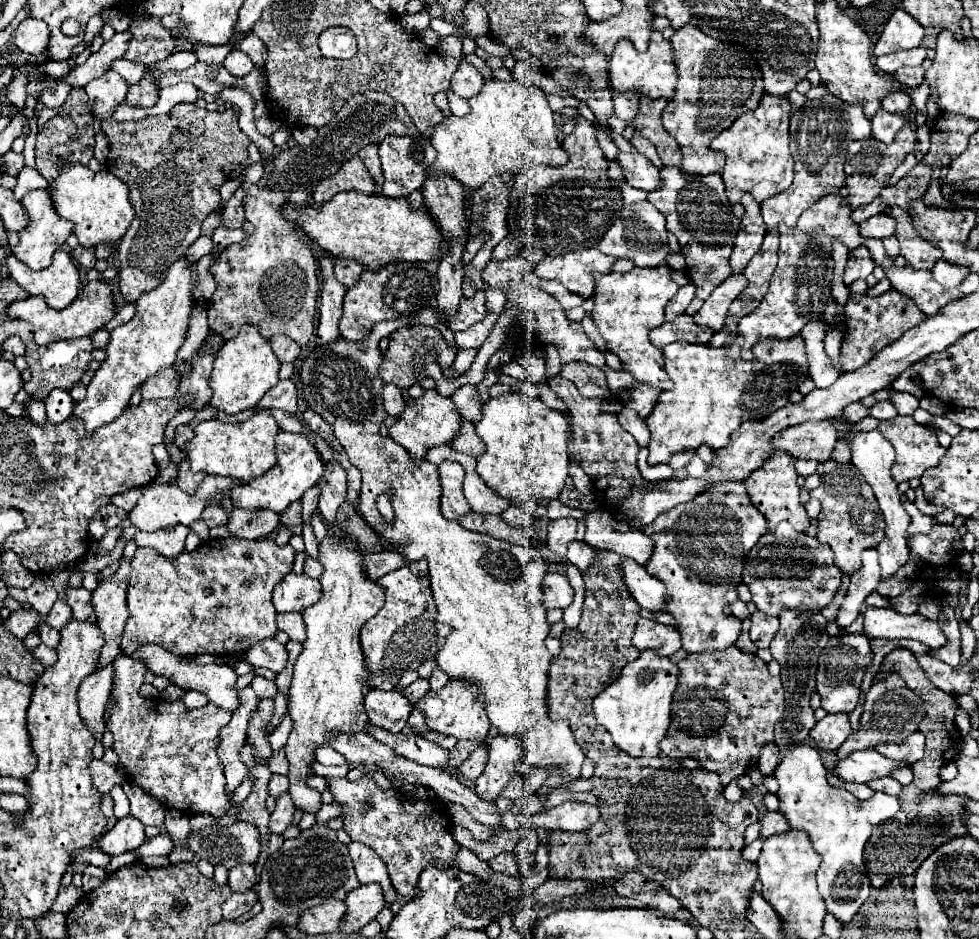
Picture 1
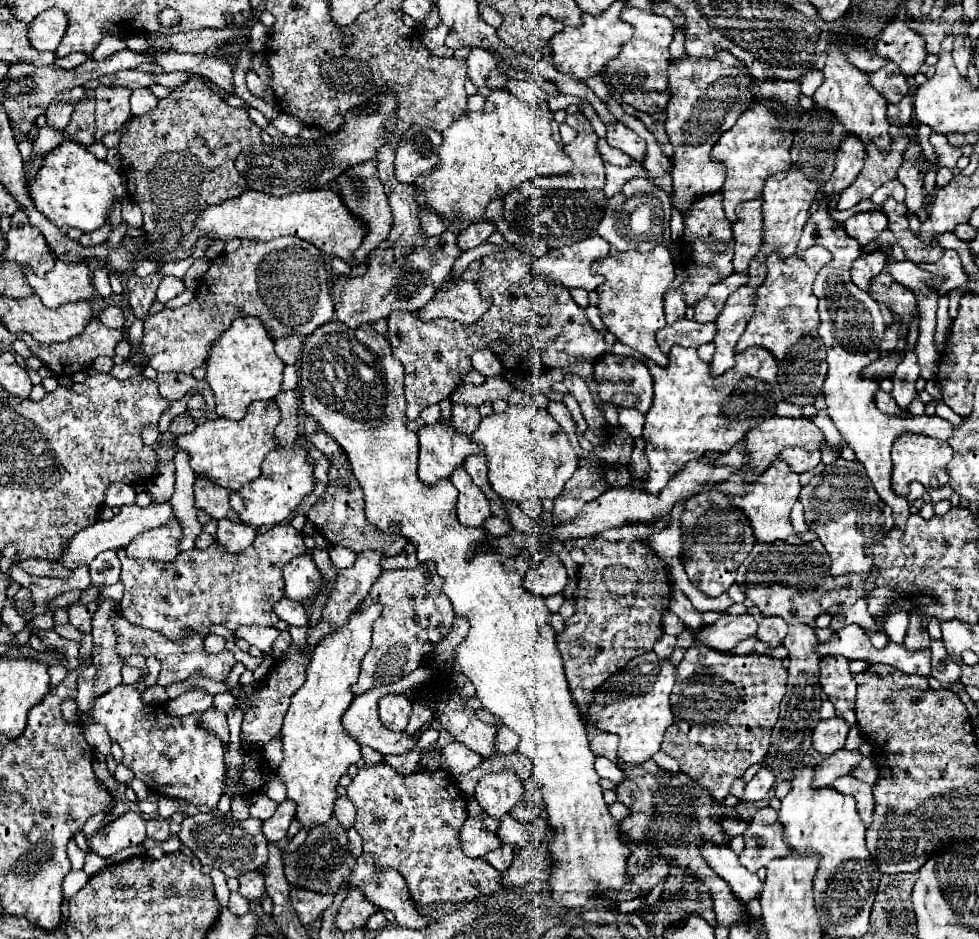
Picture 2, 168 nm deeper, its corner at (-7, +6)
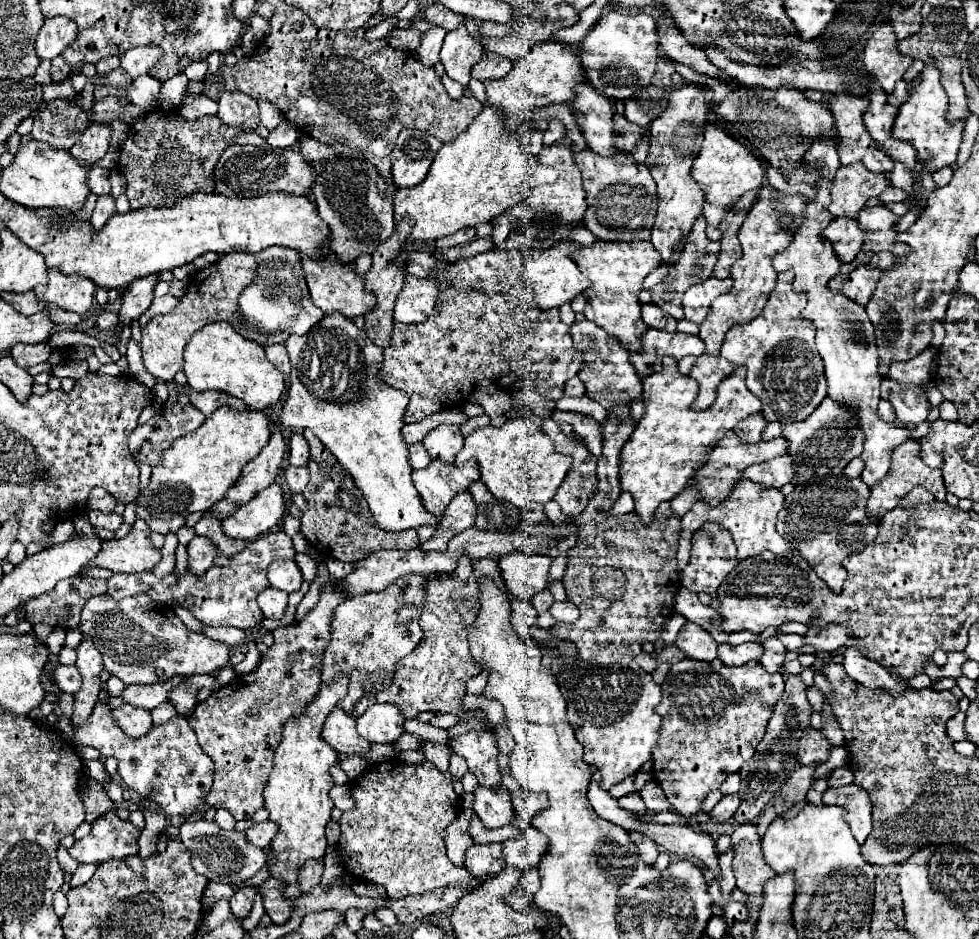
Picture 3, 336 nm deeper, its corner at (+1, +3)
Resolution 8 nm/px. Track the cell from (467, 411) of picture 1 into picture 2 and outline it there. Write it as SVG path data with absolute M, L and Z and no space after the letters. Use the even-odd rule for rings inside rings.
M454 404L452 406L452 420L450 422L452 422L452 428L458 434L470 436L478 428L478 424L480 424L478 408L470 406L470 404Z

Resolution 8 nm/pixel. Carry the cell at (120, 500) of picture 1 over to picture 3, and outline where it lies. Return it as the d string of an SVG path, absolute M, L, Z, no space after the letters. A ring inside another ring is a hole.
M96 487L90 493L90 499L88 499L88 507L104 511L104 513L112 513L114 507L116 507L116 503L118 501L114 501L114 497L110 493L106 493L106 489L102 489L102 487Z

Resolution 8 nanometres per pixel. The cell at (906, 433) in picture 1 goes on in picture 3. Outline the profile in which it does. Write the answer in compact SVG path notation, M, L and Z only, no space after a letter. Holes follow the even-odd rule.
M908 439L906 443L902 443L902 447L896 447L896 449L892 451L890 471L888 471L888 475L882 479L882 483L878 483L878 487L872 487L872 489L870 489L870 499L868 499L868 505L866 505L868 515L870 515L870 517L878 517L878 519L884 517L884 515L886 515L890 509L894 509L894 507L898 505L898 501L900 501L912 487L916 487L916 485L928 487L938 501L944 501L944 497L946 497L947 491L944 481L942 481L942 471L928 467L928 465L922 461L922 457L920 457L920 443L914 441L914 439Z

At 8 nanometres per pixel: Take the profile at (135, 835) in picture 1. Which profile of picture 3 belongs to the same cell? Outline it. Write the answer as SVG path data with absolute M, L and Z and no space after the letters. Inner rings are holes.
M104 813L92 823L90 835L78 839L68 853L78 863L104 863L106 859L124 859L138 853L136 839L140 829L116 813Z

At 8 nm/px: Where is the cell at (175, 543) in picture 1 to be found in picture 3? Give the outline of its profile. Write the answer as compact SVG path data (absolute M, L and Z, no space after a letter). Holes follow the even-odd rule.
M138 519L132 531L124 539L110 539L102 543L102 551L96 555L90 567L104 567L114 573L150 571L160 563L160 551L152 545L152 531L148 523Z

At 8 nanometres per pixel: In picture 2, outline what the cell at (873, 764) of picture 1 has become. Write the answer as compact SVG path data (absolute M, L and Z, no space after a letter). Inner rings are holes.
M838 750L830 756L826 756L820 764L814 766L814 780L812 788L826 788L836 778L846 776L852 772L852 768L862 760L862 754L856 750Z

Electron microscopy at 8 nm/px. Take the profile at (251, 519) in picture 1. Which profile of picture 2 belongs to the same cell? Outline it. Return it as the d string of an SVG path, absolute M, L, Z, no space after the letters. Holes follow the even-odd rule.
M218 520L218 530L216 530L216 542L230 554L238 554L244 548L252 544L256 538L256 530L248 528L246 524L236 524L230 520Z

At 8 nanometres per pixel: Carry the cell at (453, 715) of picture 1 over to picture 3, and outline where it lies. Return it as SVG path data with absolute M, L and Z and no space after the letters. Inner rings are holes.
M492 731L464 733L448 741L452 751L462 755L468 761L468 769L476 775L478 783L484 787L500 785L500 769L496 763L498 747L496 735Z

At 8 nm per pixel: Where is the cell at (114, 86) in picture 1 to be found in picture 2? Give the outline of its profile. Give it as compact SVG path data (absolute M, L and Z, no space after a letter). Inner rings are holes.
M118 86L96 88L96 142L108 132L116 132L130 118L130 90Z

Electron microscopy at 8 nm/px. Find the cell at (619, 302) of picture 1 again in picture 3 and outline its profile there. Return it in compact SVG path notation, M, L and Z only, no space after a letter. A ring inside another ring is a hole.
M598 241L592 247L582 247L580 251L570 253L570 257L580 267L582 275L592 281L592 287L584 291L588 301L584 309L586 319L606 329L608 335L618 339L628 350L638 351L641 348L641 337L648 331L648 325L642 321L642 303L638 299L638 293L642 291L646 273L652 273L662 265L662 257L654 249L654 245L650 241Z

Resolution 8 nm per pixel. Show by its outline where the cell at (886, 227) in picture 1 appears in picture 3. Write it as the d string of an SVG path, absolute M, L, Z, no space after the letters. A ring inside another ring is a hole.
M838 217L834 219L826 229L824 229L824 235L836 255L842 259L842 263L852 263L858 255L858 251L862 249L862 243L864 243L864 227L860 227L860 223L856 219L848 219L848 217Z

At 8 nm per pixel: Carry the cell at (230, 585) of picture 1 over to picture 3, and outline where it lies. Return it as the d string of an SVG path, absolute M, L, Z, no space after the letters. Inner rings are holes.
M284 531L266 533L246 545L240 553L230 557L230 563L224 567L210 567L202 575L194 575L190 571L170 573L166 577L156 577L152 571L142 573L114 573L108 579L108 595L116 601L132 595L150 595L156 603L162 605L180 605L188 607L192 615L210 627L232 625L238 629L252 629L256 627L264 615L258 607L258 593L264 591L270 583L266 579L266 569L276 559L294 559L292 539Z

